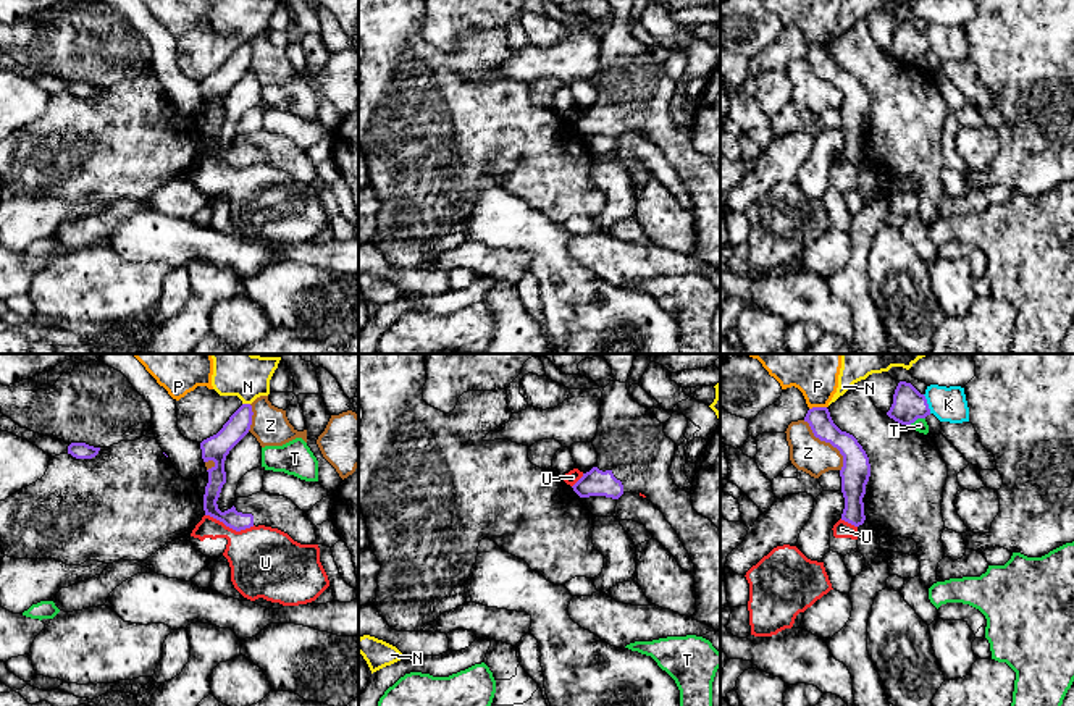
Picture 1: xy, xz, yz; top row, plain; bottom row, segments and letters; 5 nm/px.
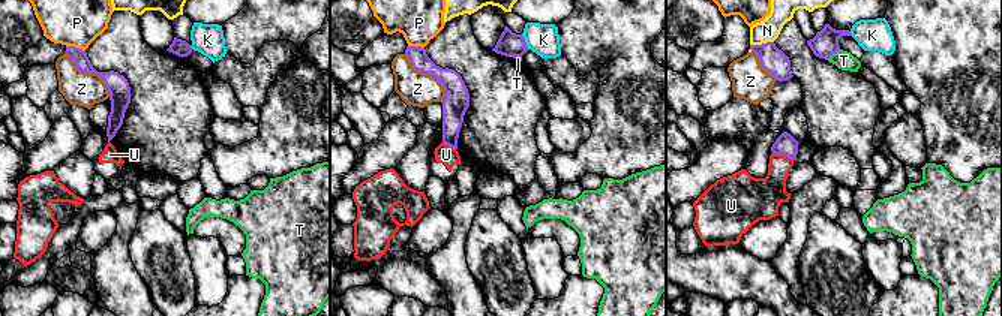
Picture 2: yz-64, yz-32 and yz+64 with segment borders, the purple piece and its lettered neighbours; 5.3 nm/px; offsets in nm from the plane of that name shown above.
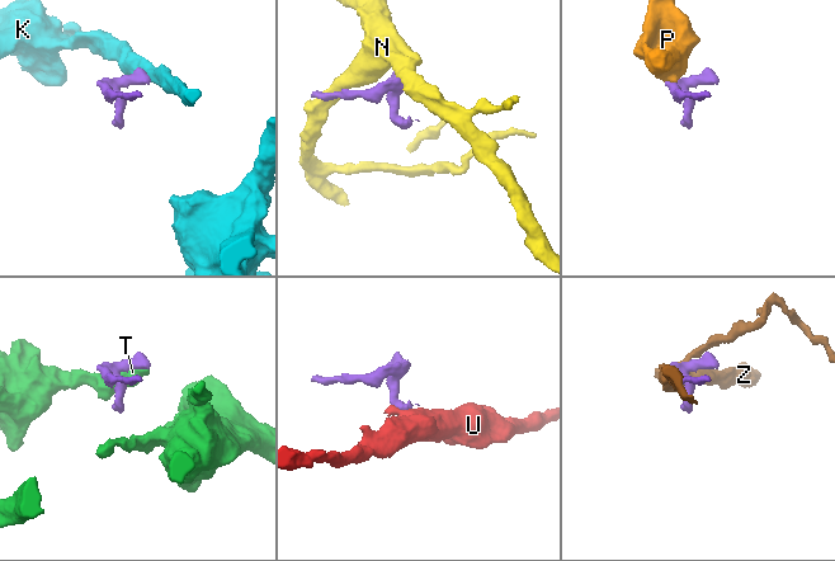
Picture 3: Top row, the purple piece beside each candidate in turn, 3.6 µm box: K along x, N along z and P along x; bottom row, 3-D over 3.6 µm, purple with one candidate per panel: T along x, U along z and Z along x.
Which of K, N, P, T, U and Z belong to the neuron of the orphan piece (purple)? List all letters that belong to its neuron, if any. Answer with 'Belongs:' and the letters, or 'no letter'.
Belongs: no letter

